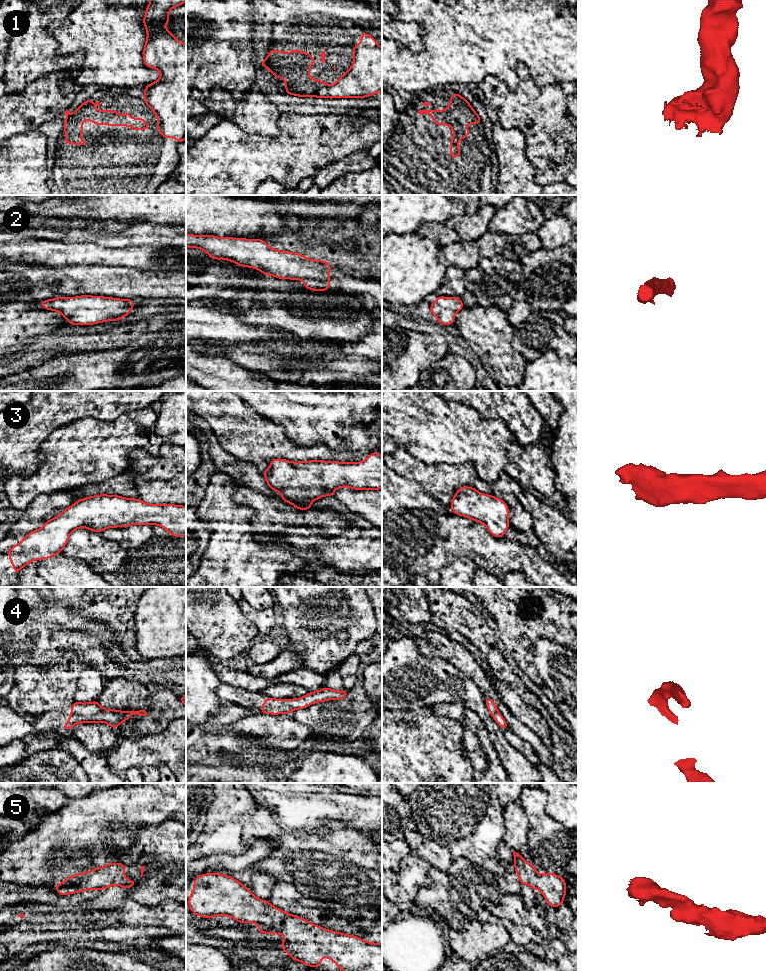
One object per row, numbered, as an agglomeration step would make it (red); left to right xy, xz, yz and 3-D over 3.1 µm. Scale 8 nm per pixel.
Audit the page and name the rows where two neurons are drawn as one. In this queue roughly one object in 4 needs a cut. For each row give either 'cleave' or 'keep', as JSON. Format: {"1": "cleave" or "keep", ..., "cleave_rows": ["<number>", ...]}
{"1": "keep", "2": "keep", "3": "keep", "4": "keep", "5": "keep", "cleave_rows": []}

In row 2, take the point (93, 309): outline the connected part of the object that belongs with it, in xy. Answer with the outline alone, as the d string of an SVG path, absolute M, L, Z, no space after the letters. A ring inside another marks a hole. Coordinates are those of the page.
M82 295L77 297L57 297L39 304L46 310L61 313L67 323L92 325L106 321L119 321L132 312L133 299L118 299L103 296Z

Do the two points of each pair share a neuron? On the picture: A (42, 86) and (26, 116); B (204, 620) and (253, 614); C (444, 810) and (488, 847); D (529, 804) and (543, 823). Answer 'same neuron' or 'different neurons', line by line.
A: same neuron
B: different neurons
C: same neuron
D: same neuron

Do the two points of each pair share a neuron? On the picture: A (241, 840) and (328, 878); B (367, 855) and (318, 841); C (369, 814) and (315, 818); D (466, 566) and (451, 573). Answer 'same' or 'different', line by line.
A: same
B: same
C: same
D: same

